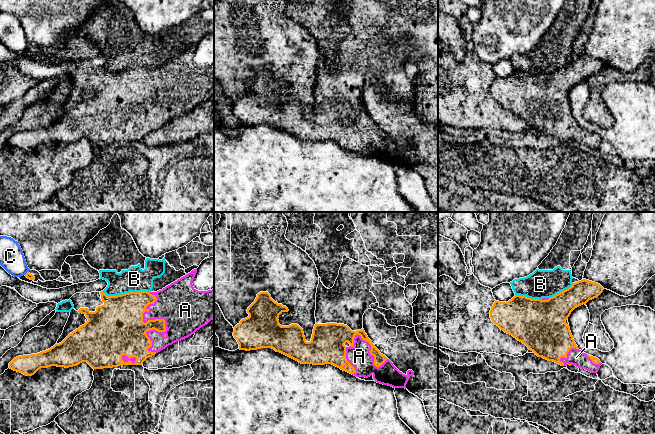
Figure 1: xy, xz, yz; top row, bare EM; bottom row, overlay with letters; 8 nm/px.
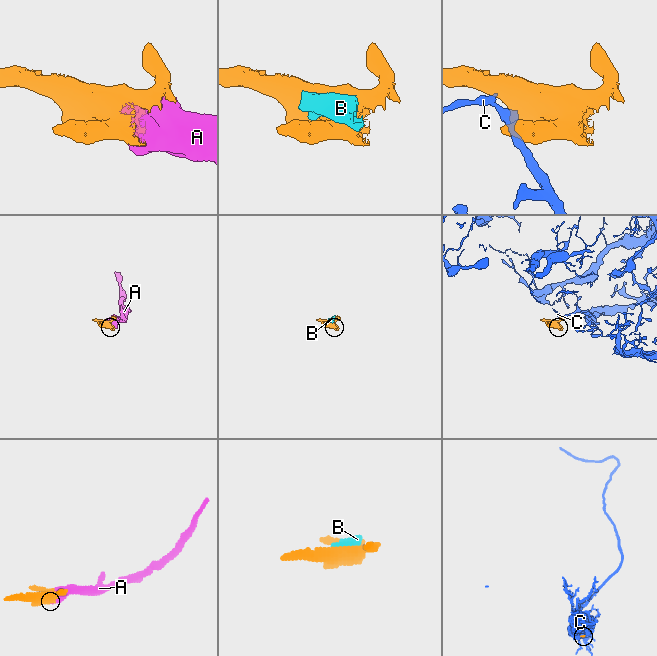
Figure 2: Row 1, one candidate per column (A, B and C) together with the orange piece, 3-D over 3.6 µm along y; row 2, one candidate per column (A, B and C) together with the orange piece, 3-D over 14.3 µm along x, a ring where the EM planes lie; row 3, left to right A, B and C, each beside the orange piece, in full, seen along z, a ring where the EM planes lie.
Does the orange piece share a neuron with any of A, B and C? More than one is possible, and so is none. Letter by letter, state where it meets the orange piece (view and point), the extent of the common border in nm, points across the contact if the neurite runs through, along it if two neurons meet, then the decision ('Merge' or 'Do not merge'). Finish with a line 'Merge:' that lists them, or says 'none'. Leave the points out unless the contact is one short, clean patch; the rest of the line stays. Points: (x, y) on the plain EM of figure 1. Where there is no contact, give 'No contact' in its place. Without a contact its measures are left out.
A: Touches orange at xy (164, 97). Shared border 500 nm. Merge
B: Touches orange at xy (126, 69). Shared border 380 nm. Do not merge
C: Touches orange at xy (27, 48). Shared border 50 nm. Boundary: xy (28, 46), (24, 50). Do not merge
Merge: A

